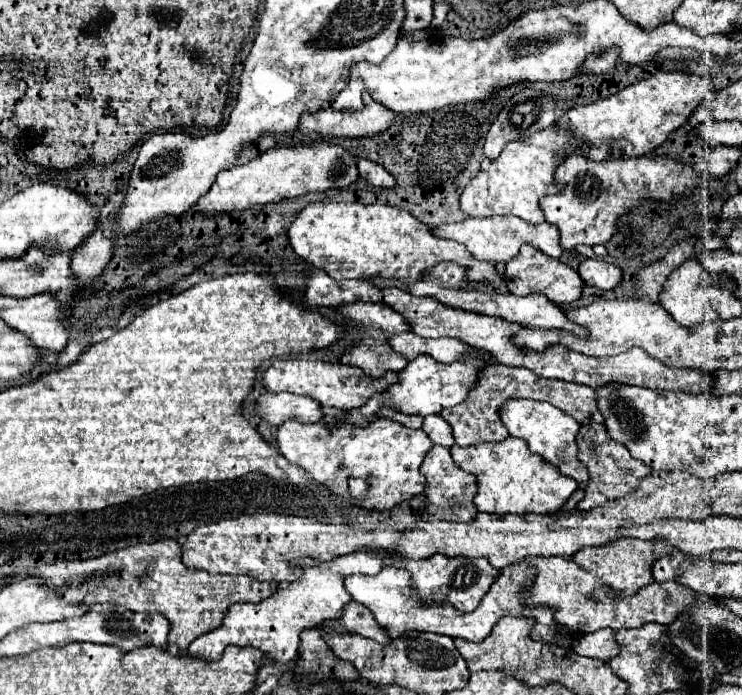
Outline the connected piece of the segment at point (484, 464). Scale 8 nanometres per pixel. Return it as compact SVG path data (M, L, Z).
M505 438L501 442L479 442L467 448L457 444L451 446L453 460L465 472L477 476L475 506L479 512L489 514L553 514L567 498L577 490L577 482L559 474L549 462L531 454L521 438Z

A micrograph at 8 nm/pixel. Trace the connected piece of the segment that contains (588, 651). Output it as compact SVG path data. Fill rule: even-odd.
M603 628L603 630L583 634L583 636L575 638L573 640L573 650L581 656L599 658L603 662L609 662L611 658L619 656L619 652L621 652L619 642L615 638L615 630L611 630L611 628Z

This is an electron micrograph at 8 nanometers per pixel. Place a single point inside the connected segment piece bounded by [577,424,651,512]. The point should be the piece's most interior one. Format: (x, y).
(613, 473)

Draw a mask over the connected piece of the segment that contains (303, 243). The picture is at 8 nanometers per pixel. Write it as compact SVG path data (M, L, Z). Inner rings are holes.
M313 202L297 212L295 220L287 228L287 236L299 258L315 268L323 268L337 282L373 274L415 282L421 278L421 272L427 270L427 266L451 260L469 268L467 278L493 282L497 290L507 290L493 264L471 258L471 254L467 254L465 246L459 242L435 238L423 222L389 204Z

